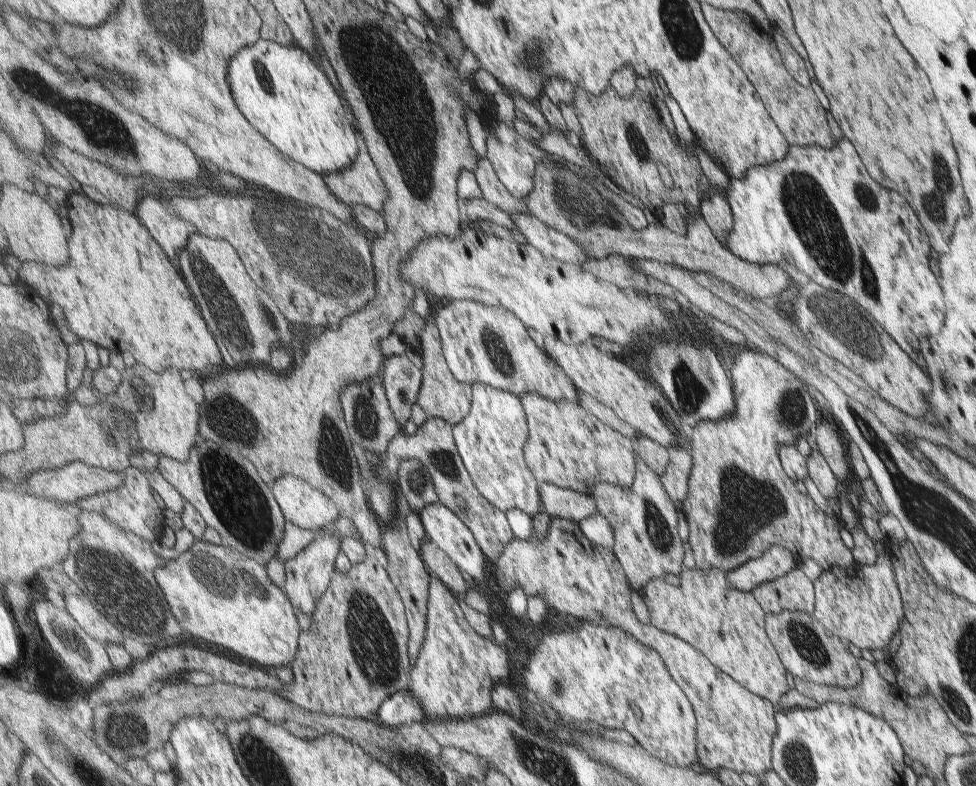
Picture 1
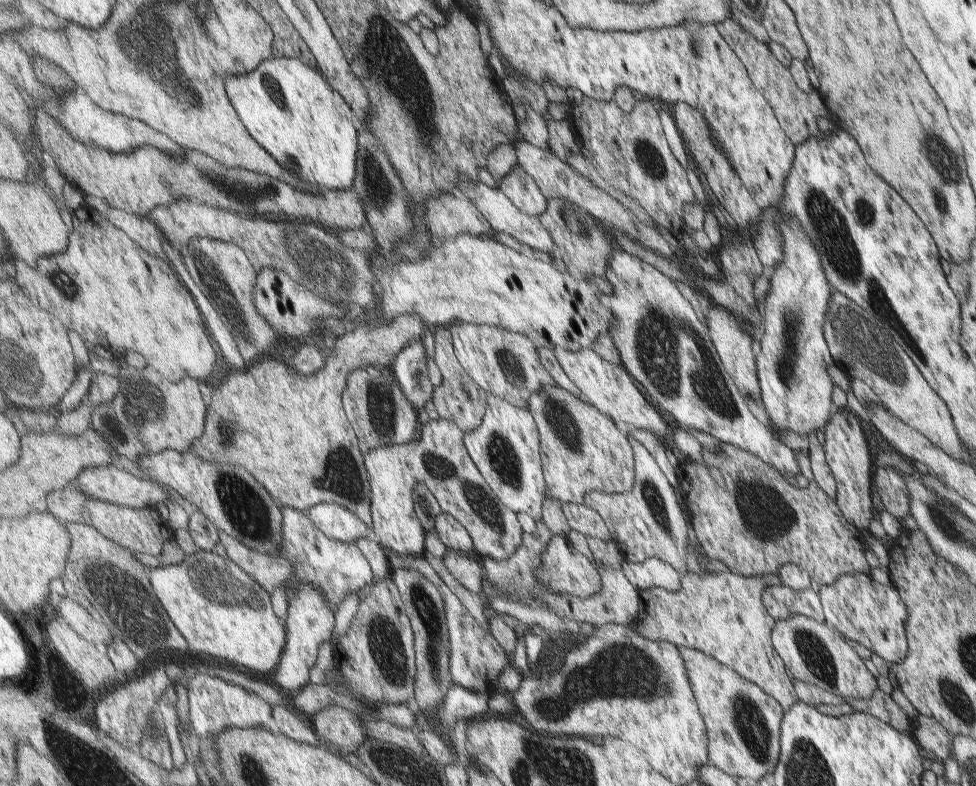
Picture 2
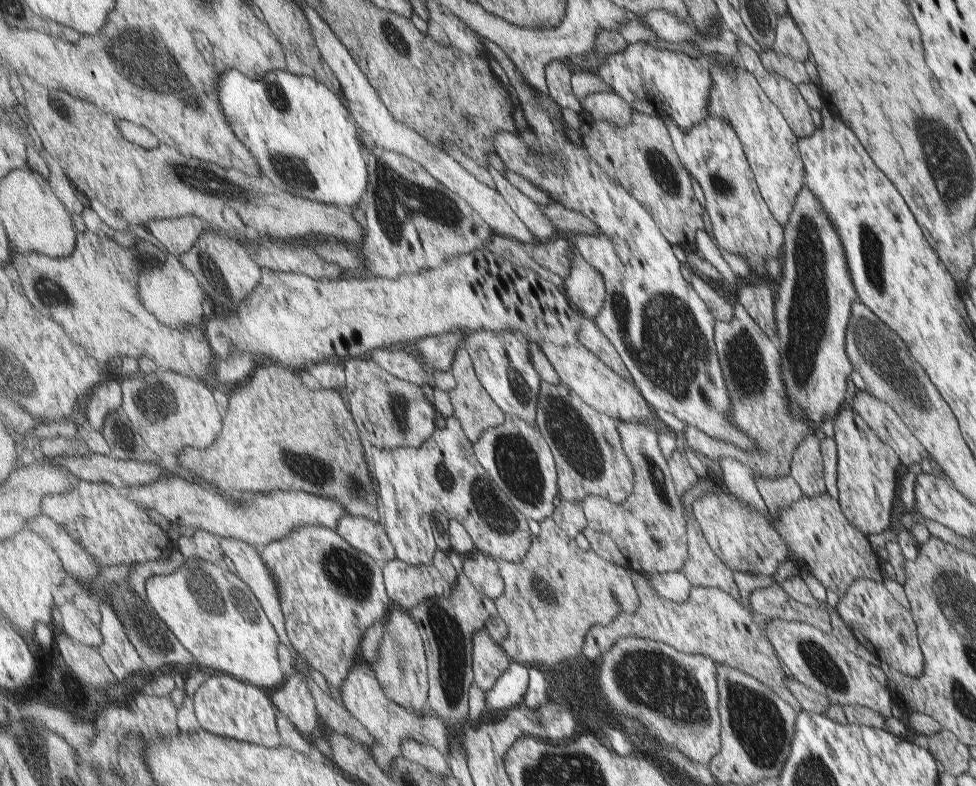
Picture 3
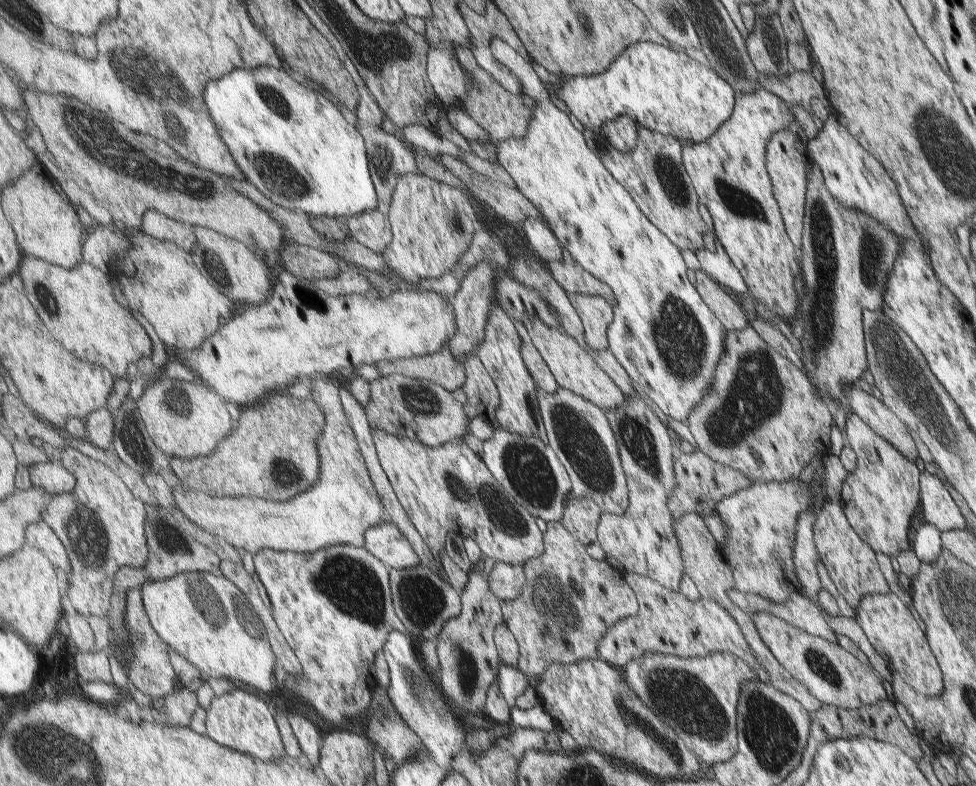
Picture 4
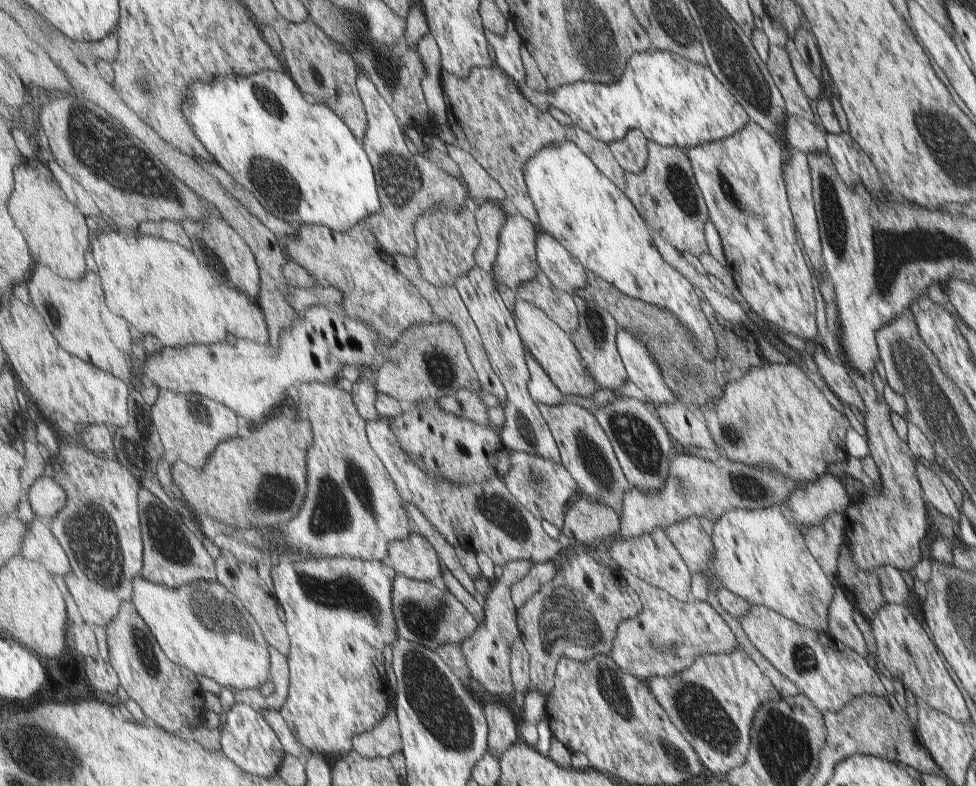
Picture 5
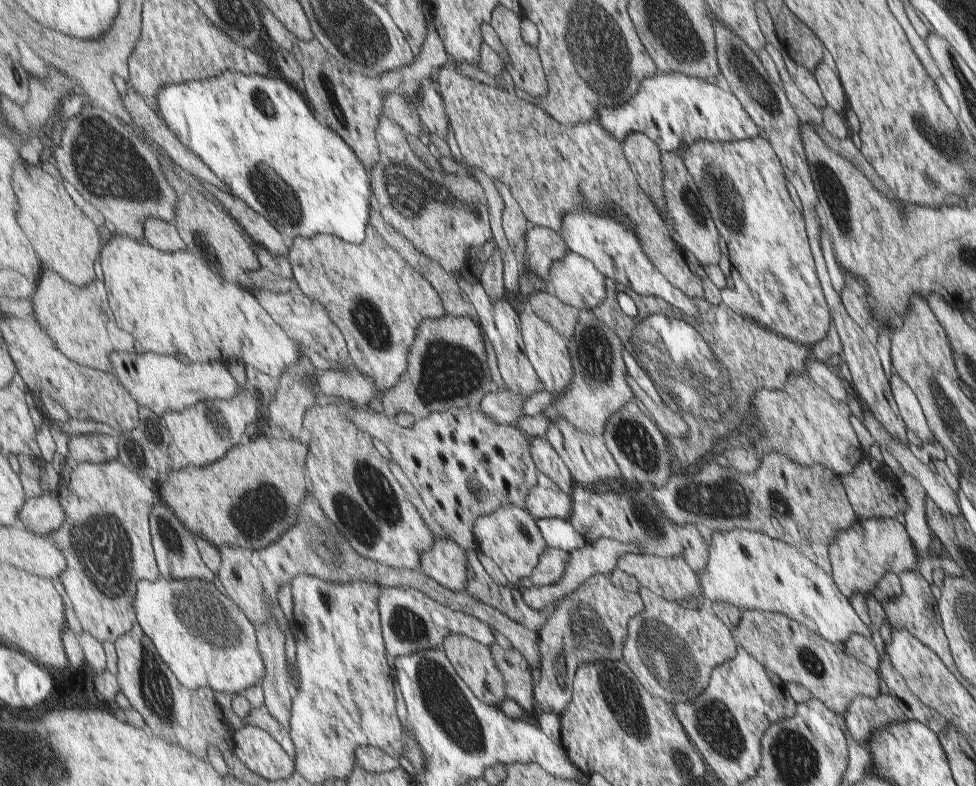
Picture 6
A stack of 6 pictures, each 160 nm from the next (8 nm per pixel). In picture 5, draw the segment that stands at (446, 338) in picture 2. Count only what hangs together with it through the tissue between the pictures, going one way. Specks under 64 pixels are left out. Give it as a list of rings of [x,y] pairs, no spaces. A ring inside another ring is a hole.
[[[393,254],[393,259],[395,260],[397,269],[407,277],[407,280],[409,280],[419,292],[421,292],[423,298],[429,300],[429,304],[431,304],[431,308],[433,308],[433,314],[436,316],[436,319],[440,321],[449,321],[458,326],[459,334],[463,336],[463,342],[465,342],[465,346],[467,346],[469,360],[472,360],[480,381],[482,382],[482,390],[493,394],[501,402],[501,406],[503,406],[503,403],[505,404],[508,399],[506,386],[492,367],[488,352],[485,352],[481,334],[479,334],[479,330],[477,330],[477,326],[475,326],[475,320],[471,318],[471,314],[469,314],[469,310],[467,310],[467,306],[465,306],[465,302],[463,302],[463,297],[459,294],[459,290],[454,286],[438,287],[431,284],[431,282],[422,275],[420,264],[418,260],[413,257],[404,254]]]

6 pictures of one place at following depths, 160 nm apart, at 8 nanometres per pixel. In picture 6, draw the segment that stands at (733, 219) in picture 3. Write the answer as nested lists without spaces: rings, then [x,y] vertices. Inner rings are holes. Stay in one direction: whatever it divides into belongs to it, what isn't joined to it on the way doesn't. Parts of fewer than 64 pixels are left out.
[[[759,136],[729,142],[701,140],[682,147],[678,153],[705,201],[704,206],[711,216],[717,216],[715,226],[725,240],[733,270],[737,270],[739,280],[755,298],[747,316],[767,331],[811,347],[827,334],[829,308],[817,282],[818,271],[809,252],[811,244],[807,244],[801,212],[795,210],[787,196],[780,160],[767,141]],[[733,210],[735,218],[745,214],[737,232],[731,230]]]

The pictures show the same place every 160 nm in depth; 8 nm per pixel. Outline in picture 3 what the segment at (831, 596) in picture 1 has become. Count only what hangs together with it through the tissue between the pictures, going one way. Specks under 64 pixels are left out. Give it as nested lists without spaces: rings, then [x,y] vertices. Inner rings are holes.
[[[866,577],[857,578],[845,590],[845,594],[838,598],[834,612],[861,645],[880,662],[885,662],[893,670],[901,672],[901,675],[914,678],[921,676],[921,670],[924,670],[924,656],[917,646],[915,624],[911,620],[911,614],[893,599],[882,583],[867,580]]]

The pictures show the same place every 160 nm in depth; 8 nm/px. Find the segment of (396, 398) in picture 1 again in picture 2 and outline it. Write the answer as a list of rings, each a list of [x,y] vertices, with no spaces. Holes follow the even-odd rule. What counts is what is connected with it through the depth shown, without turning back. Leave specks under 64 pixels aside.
[[[419,339],[399,353],[398,359],[390,369],[404,394],[416,406],[416,410],[433,400],[436,389],[429,380],[427,360],[427,348],[423,340]]]

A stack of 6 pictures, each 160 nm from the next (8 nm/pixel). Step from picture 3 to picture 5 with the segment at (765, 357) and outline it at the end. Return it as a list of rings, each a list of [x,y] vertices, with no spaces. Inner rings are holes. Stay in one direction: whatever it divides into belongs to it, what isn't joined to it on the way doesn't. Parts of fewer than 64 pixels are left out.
[[[762,360],[761,367],[753,367],[738,381],[728,382],[728,384],[725,385],[724,391],[725,398],[714,399],[714,406],[710,407],[709,410],[702,411],[706,425],[708,426],[708,431],[712,434],[717,452],[720,456],[732,458],[734,461],[745,462],[746,465],[761,465],[769,469],[775,467],[784,475],[803,483],[815,481],[827,470],[827,464],[837,462],[837,460],[843,461],[847,457],[847,453],[843,452],[843,440],[845,440],[845,430],[849,427],[849,422],[847,422],[837,410],[829,406],[829,402],[825,400],[825,396],[795,363],[769,363],[767,360]]]

